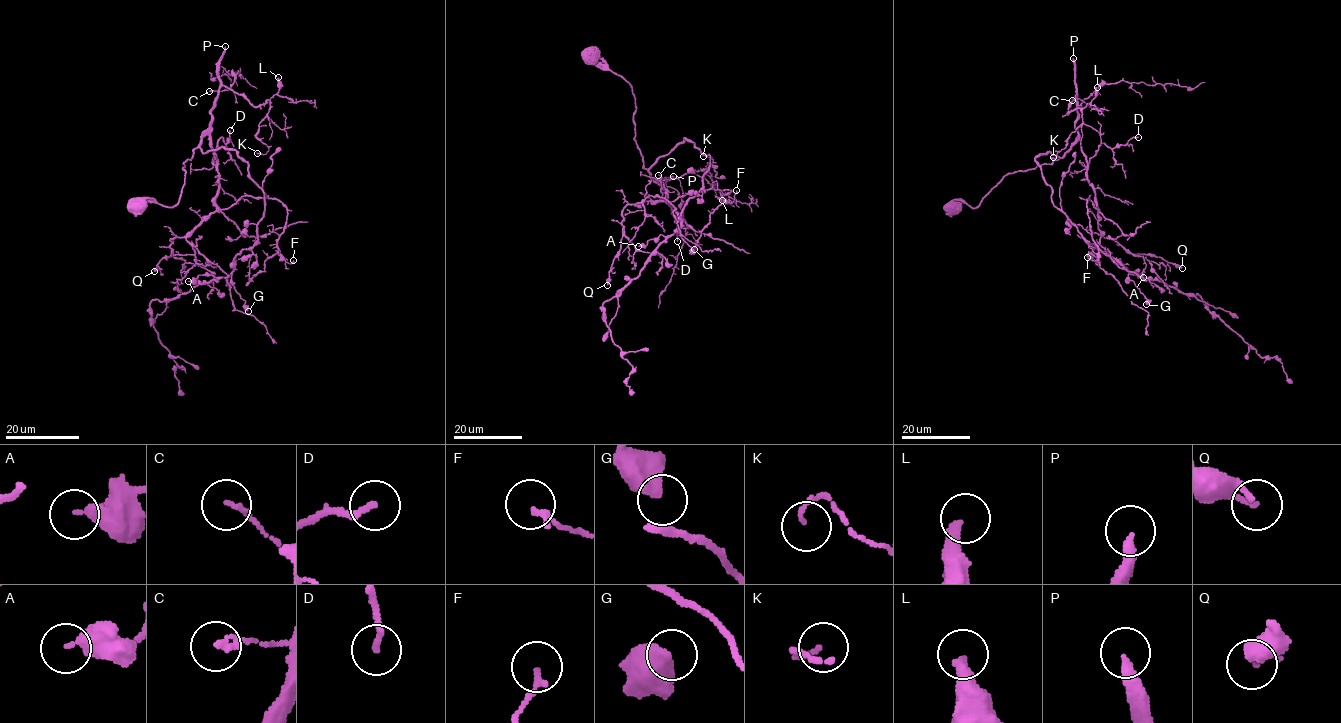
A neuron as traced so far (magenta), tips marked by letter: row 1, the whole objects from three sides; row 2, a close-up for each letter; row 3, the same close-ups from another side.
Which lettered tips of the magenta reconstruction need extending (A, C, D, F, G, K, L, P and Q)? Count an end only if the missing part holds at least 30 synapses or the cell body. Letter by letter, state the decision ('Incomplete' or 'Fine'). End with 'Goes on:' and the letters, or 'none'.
A: Fine
C: Fine
D: Fine
F: Fine
G: Fine
K: Fine
L: Fine
P: Incomplete
Q: Fine
Goes on: P

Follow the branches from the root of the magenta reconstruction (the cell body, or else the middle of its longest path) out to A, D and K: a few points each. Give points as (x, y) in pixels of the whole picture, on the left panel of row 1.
A: (136, 206), (173, 207), (196, 148), (231, 148), (247, 163), (264, 194), (257, 241), (227, 277), (188, 281)
D: (136, 206), (173, 207), (184, 164), (200, 141), (208, 136), (215, 165), (217, 141), (228, 142), (230, 130)
K: (136, 206), (178, 201), (184, 164), (222, 85), (253, 106), (269, 102), (256, 133), (268, 151), (257, 153)

